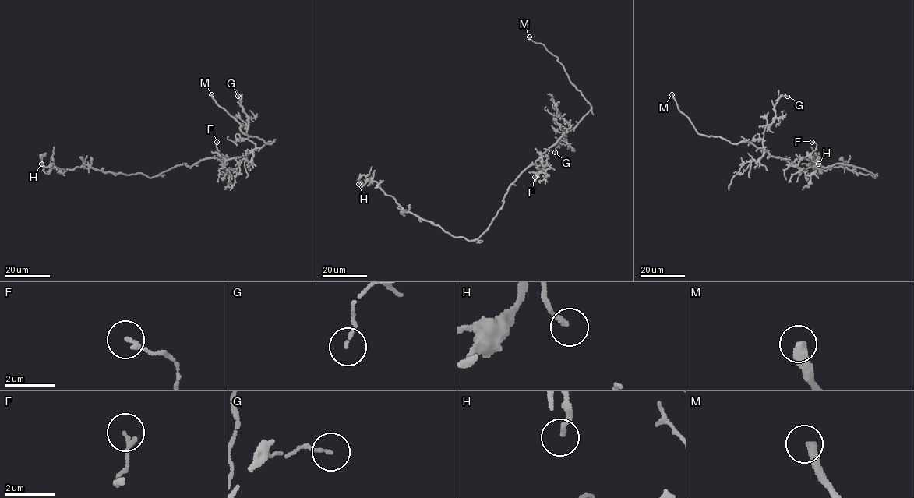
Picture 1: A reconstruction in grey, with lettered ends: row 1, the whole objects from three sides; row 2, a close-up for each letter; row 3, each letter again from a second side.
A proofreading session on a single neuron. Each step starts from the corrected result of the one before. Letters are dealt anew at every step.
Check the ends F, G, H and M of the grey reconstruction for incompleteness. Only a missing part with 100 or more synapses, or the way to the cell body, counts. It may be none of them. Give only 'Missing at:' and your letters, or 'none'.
Missing at: M

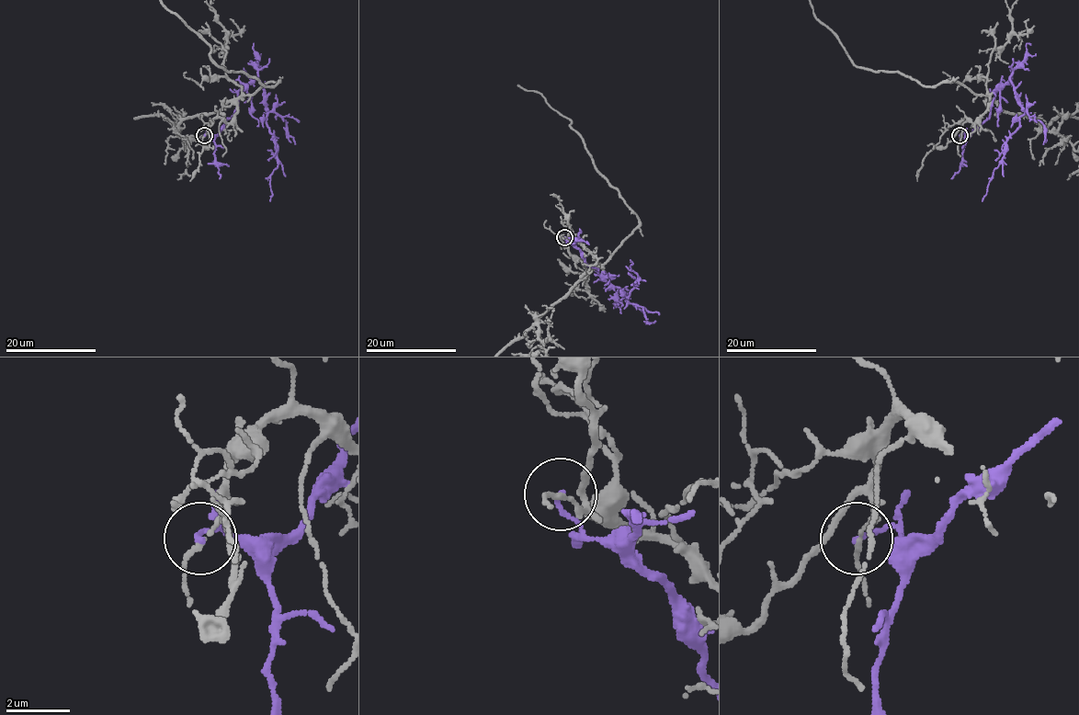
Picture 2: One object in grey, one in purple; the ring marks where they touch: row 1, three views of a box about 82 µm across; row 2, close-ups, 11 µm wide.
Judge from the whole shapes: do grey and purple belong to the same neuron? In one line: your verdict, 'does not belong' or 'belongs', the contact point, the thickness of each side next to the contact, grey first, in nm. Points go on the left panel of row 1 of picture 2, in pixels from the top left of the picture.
belongs | (204, 135) | 100/140 nm

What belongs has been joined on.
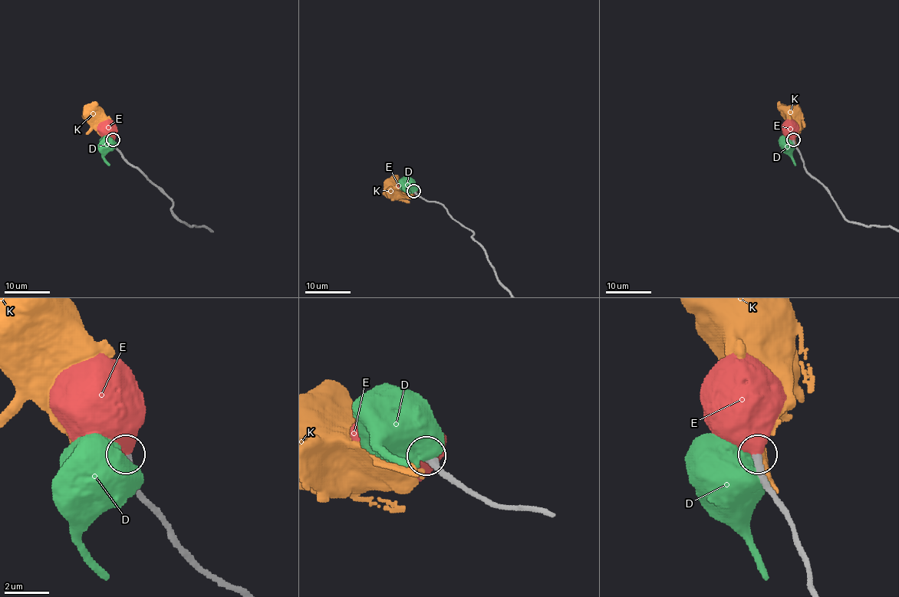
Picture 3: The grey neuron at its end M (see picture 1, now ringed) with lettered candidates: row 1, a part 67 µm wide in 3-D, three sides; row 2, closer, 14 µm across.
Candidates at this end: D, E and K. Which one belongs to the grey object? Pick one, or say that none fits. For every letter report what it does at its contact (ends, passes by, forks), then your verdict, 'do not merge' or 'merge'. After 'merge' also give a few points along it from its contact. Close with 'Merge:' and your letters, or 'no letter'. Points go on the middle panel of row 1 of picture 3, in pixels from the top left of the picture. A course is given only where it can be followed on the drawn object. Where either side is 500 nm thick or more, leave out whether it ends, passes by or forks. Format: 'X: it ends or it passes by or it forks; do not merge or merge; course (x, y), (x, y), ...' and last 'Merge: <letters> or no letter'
D: do not merge
E: merge
K: it passes by; do not merge
Merge: E

